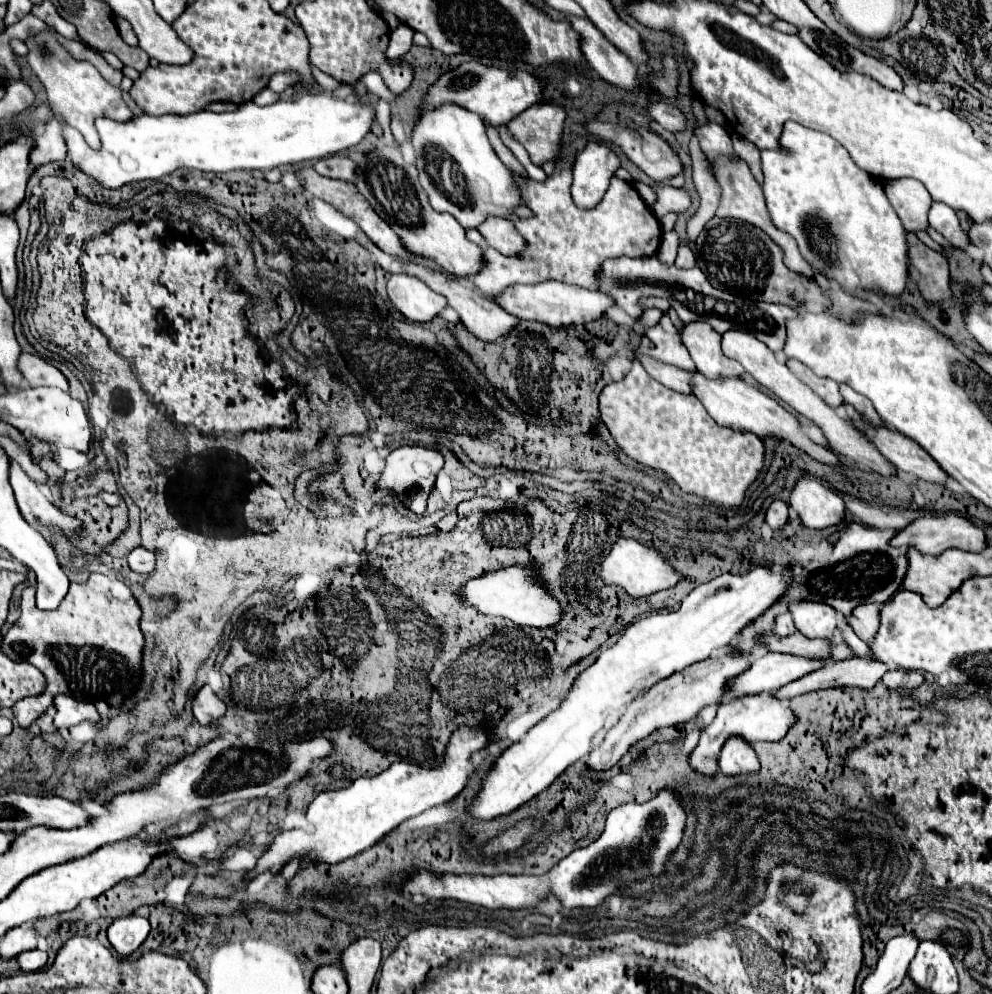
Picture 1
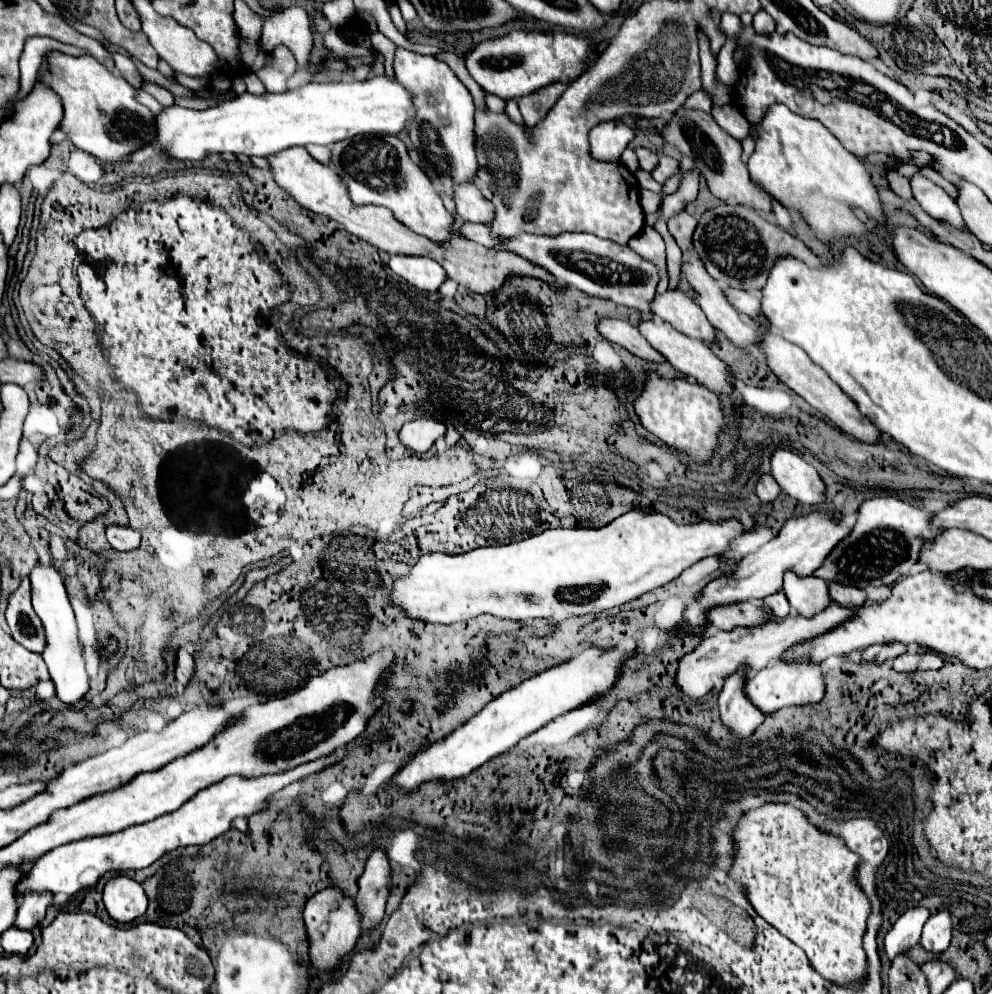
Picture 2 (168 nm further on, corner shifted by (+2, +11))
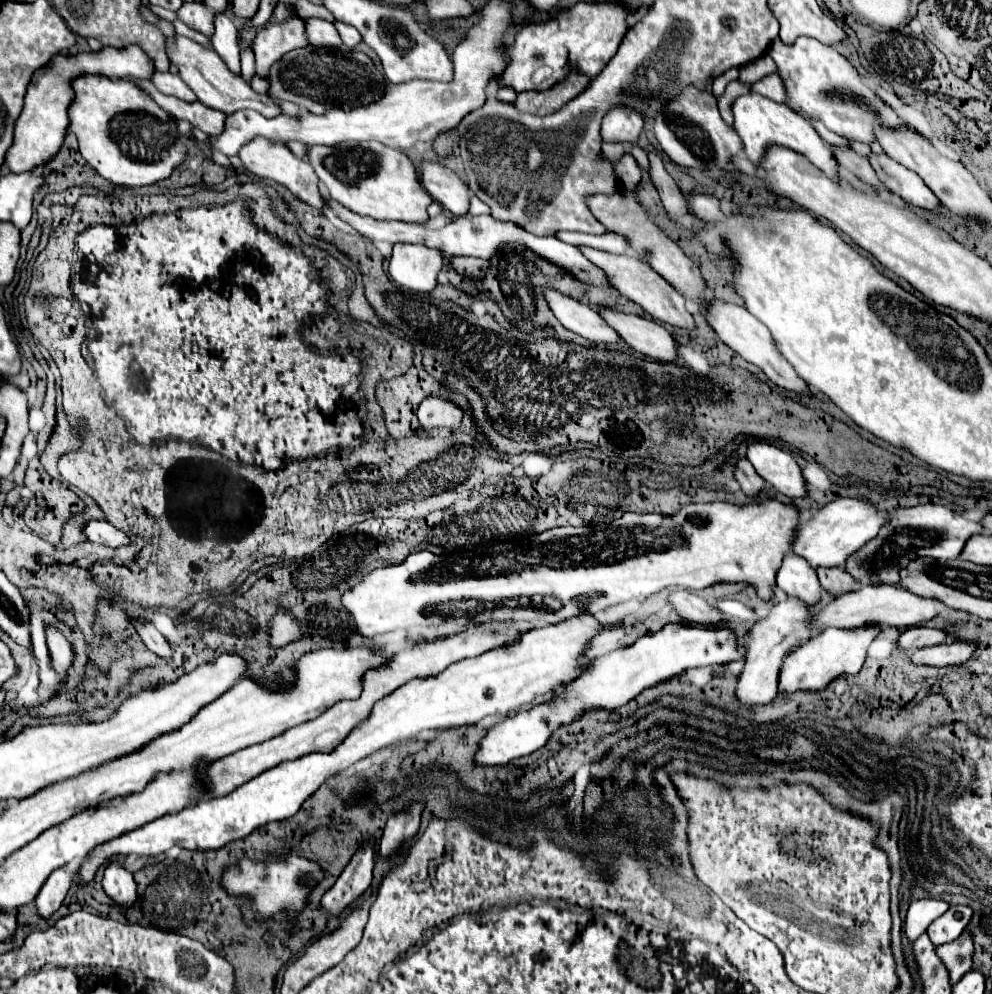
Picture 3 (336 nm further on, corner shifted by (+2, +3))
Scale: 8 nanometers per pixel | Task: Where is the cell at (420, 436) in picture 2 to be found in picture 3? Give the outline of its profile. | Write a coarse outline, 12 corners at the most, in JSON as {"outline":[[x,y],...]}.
{"outline":[[440,395],[418,409],[424,429],[462,425],[464,409]]}

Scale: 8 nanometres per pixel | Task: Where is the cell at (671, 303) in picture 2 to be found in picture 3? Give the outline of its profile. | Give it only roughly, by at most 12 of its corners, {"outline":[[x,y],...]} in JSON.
{"outline":[[578,245],[648,315],[694,329],[686,299],[648,263]]}

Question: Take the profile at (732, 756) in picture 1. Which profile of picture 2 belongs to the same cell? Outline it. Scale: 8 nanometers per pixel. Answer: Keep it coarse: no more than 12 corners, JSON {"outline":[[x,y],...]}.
{"outline":[[744,673],[718,693],[722,725],[748,739],[764,715],[744,699]]}

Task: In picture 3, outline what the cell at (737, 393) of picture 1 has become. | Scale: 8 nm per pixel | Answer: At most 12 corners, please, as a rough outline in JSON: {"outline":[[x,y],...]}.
{"outline":[[590,305],[634,351],[670,363],[676,339],[656,321]]}

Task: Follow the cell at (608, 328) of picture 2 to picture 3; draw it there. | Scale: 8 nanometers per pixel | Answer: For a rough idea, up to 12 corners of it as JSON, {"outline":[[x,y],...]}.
{"outline":[[554,287],[542,295],[572,333],[600,343],[622,343],[586,303]]}

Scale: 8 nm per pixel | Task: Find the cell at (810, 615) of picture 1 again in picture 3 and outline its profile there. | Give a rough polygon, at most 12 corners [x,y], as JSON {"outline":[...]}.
{"outline":[[784,555],[776,583],[804,603],[822,597],[816,571],[800,555]]}

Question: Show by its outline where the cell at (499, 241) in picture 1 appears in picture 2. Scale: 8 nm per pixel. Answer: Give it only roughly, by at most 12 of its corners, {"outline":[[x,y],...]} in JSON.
{"outline":[[474,183],[456,187],[456,211],[470,223],[492,223],[494,205]]}

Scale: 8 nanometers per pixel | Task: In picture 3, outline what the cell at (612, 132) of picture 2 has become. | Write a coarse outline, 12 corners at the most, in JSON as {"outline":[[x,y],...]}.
{"outline":[[616,105],[602,121],[602,139],[636,143],[644,115]]}

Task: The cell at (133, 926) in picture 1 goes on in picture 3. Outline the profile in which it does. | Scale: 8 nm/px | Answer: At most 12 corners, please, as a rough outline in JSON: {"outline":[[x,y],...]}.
{"outline":[[120,863],[104,869],[102,887],[118,905],[136,903],[134,877]]}

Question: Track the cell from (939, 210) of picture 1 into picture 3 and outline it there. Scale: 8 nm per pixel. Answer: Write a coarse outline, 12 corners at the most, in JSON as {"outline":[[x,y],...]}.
{"outline":[[870,153],[878,179],[904,201],[934,209],[936,195],[914,171]]}

